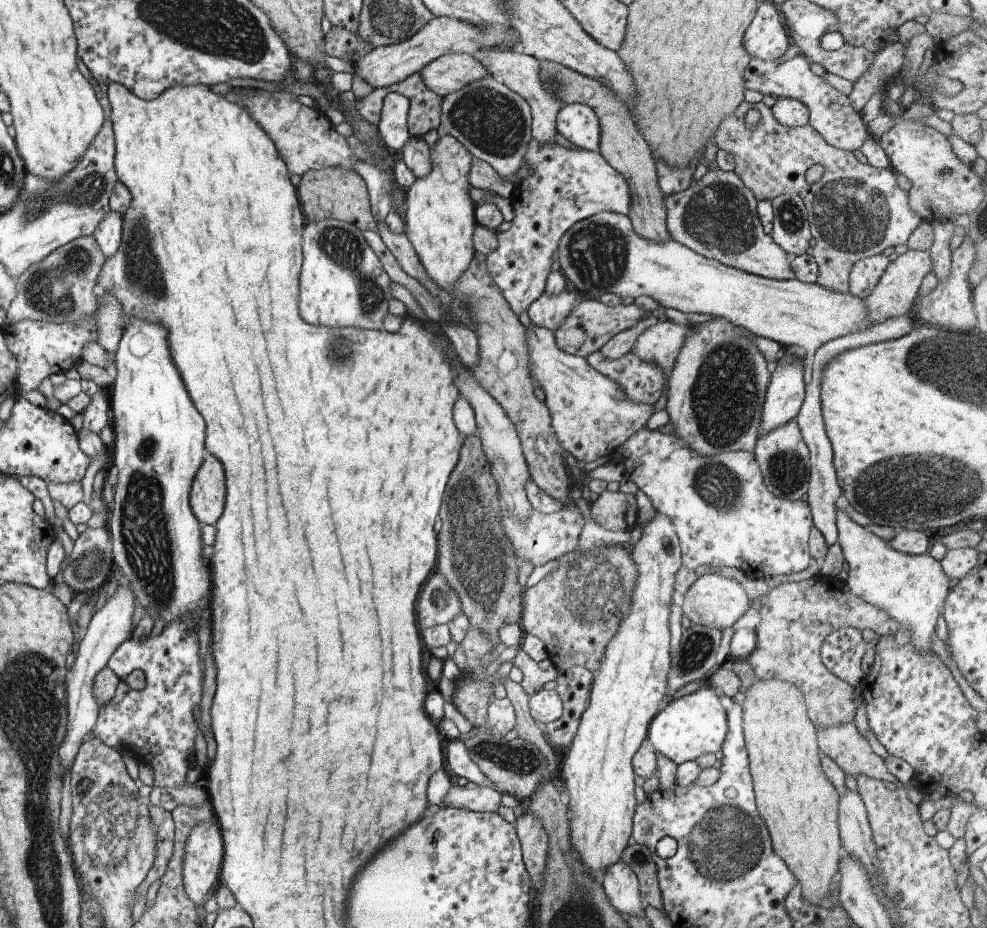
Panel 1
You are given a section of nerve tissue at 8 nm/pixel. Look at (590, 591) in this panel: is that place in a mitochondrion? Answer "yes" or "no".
yes

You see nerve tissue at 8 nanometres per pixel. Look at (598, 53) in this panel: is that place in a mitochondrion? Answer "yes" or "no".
no

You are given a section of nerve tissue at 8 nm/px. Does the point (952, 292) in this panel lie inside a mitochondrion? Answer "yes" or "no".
no

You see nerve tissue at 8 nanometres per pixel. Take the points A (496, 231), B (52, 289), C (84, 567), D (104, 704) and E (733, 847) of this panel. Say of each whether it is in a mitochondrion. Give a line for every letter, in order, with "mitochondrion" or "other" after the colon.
A: other
B: mitochondrion
C: mitochondrion
D: other
E: mitochondrion

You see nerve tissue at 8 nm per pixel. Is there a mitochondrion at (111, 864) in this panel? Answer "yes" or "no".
yes

